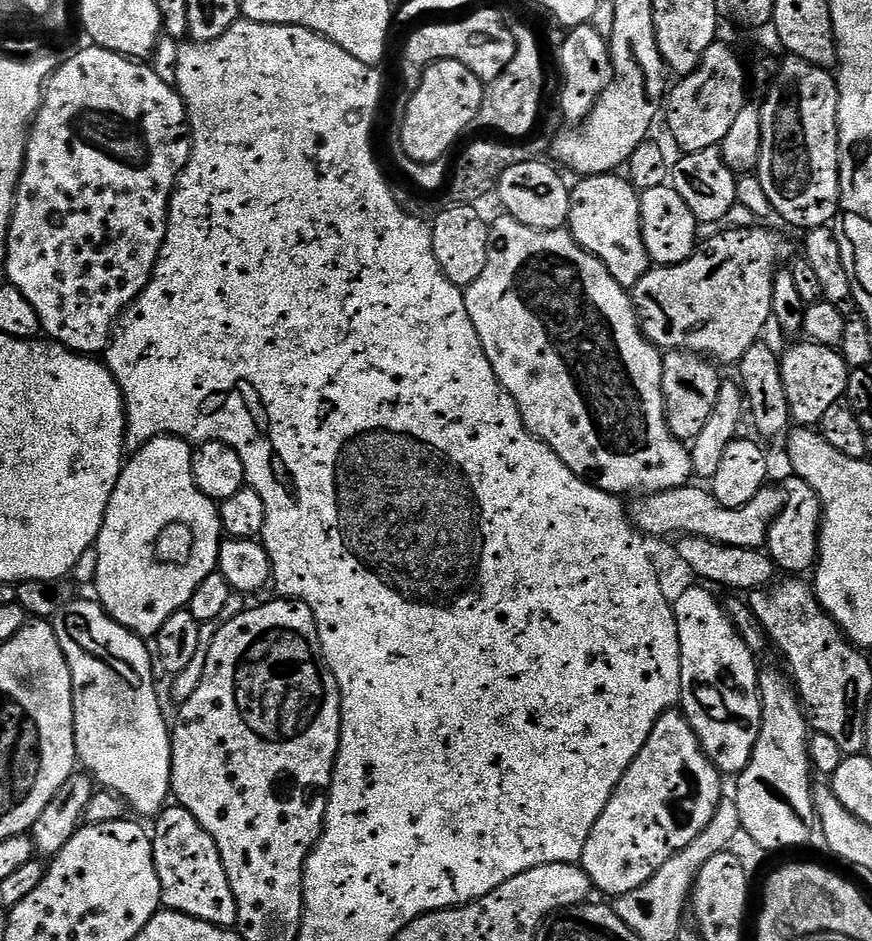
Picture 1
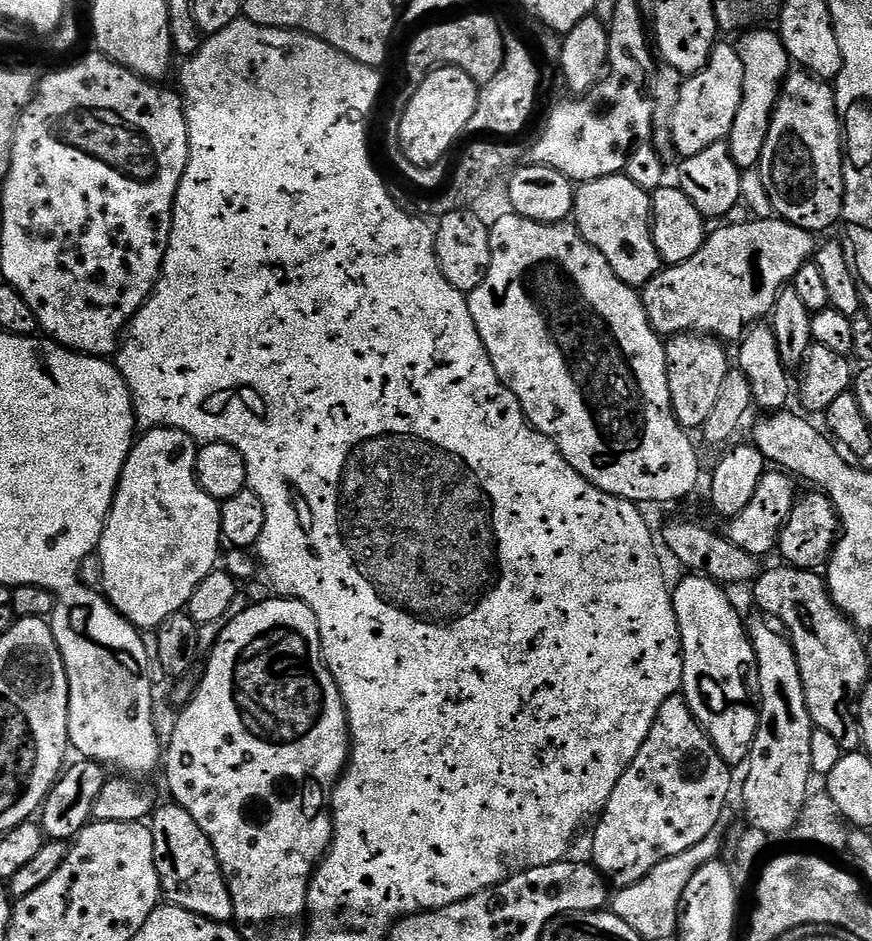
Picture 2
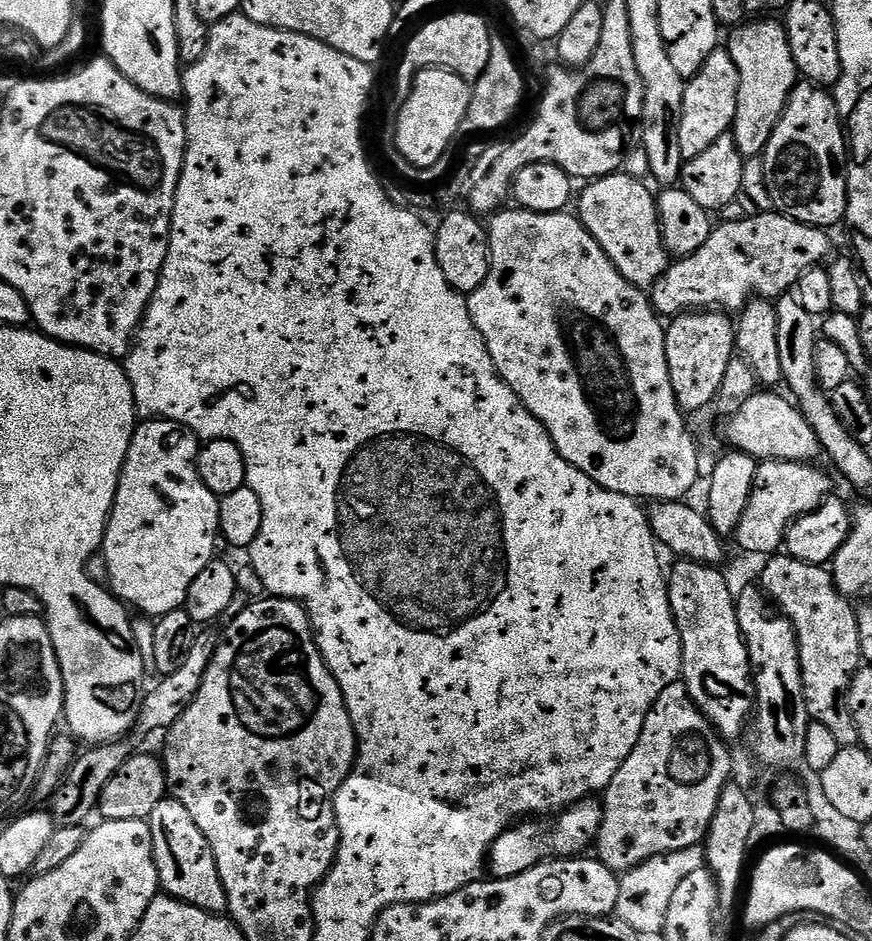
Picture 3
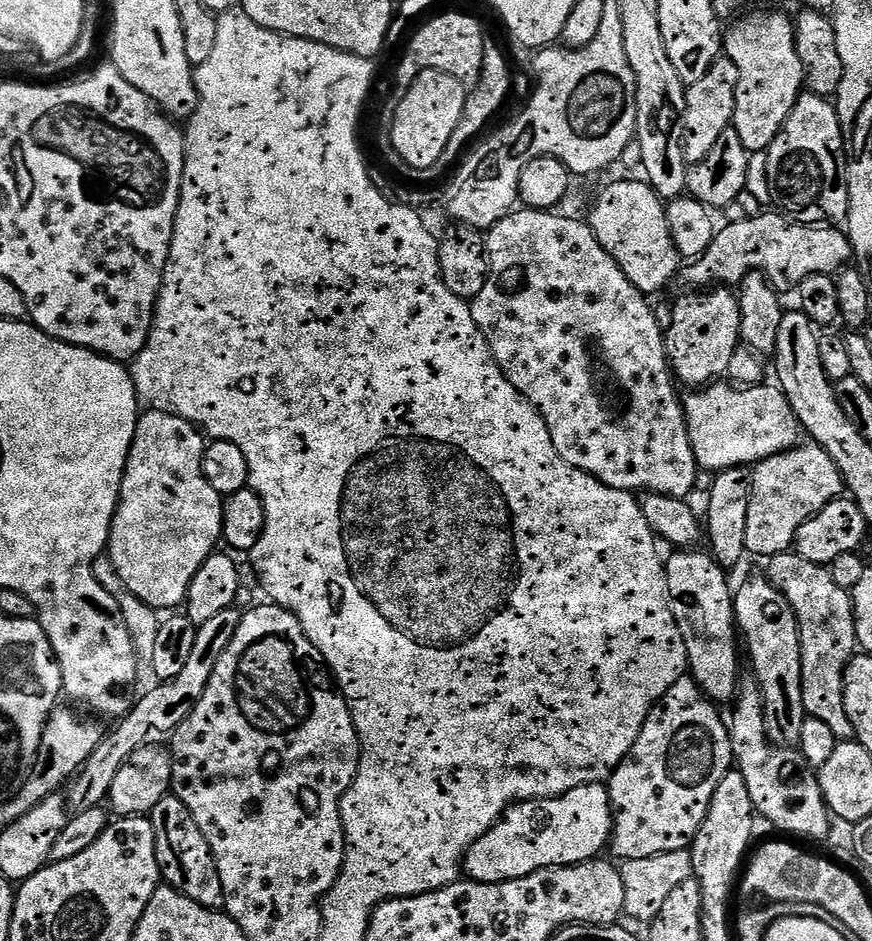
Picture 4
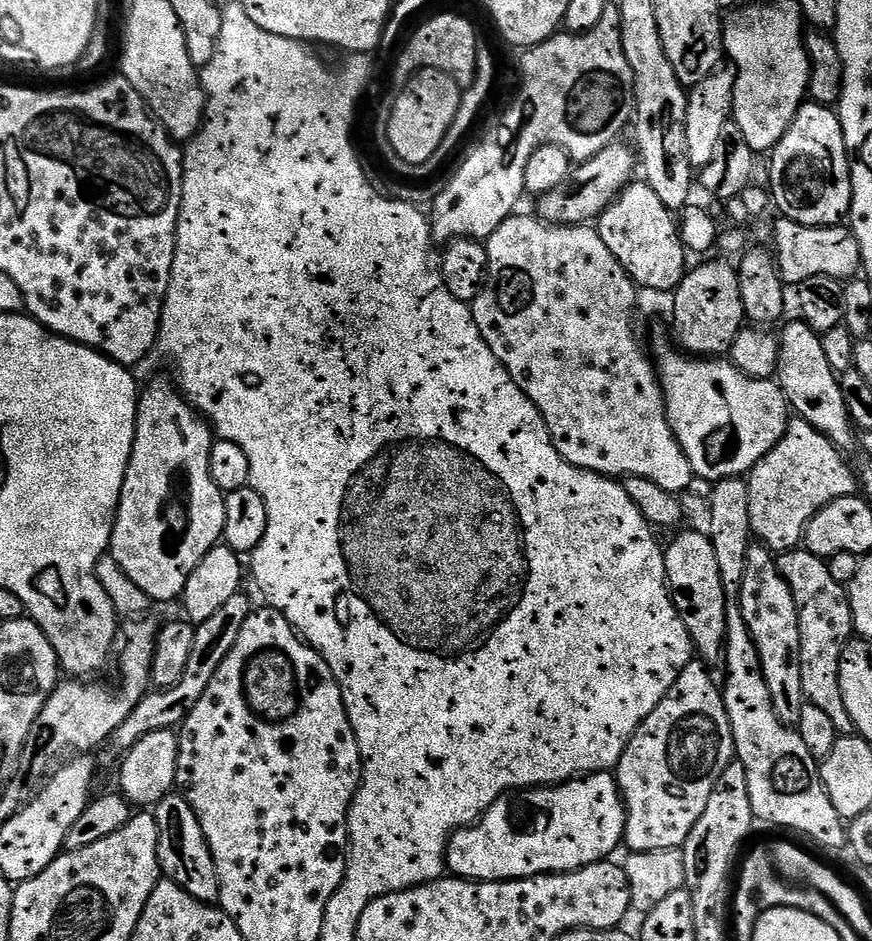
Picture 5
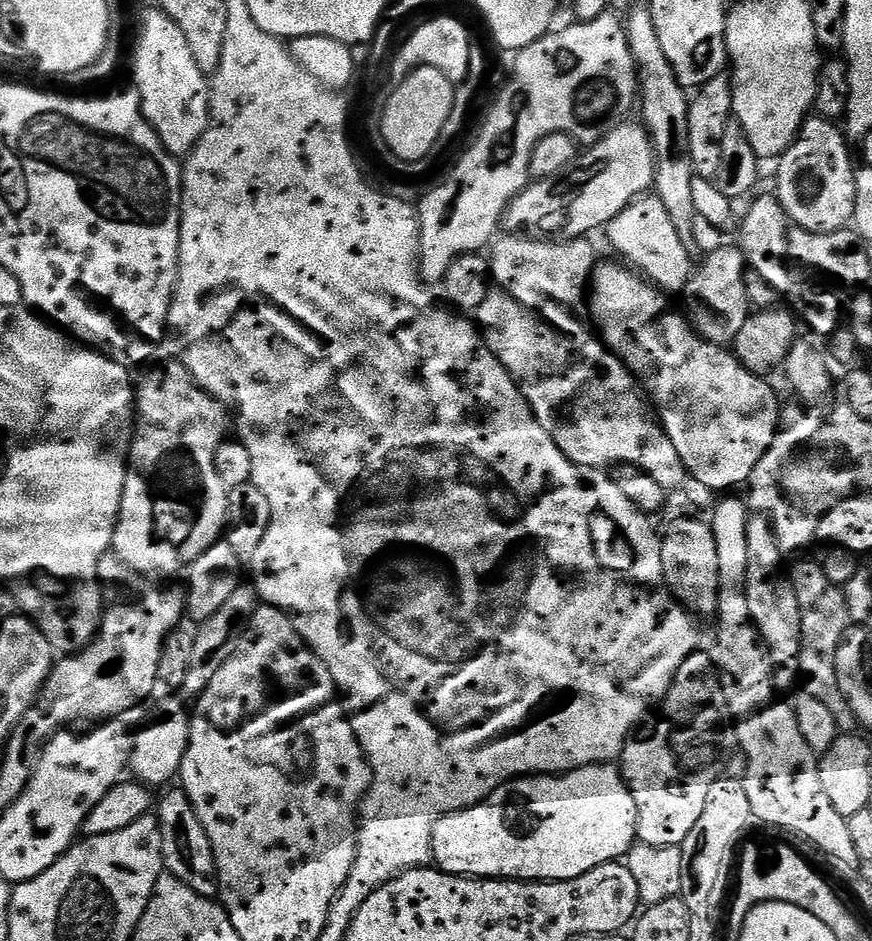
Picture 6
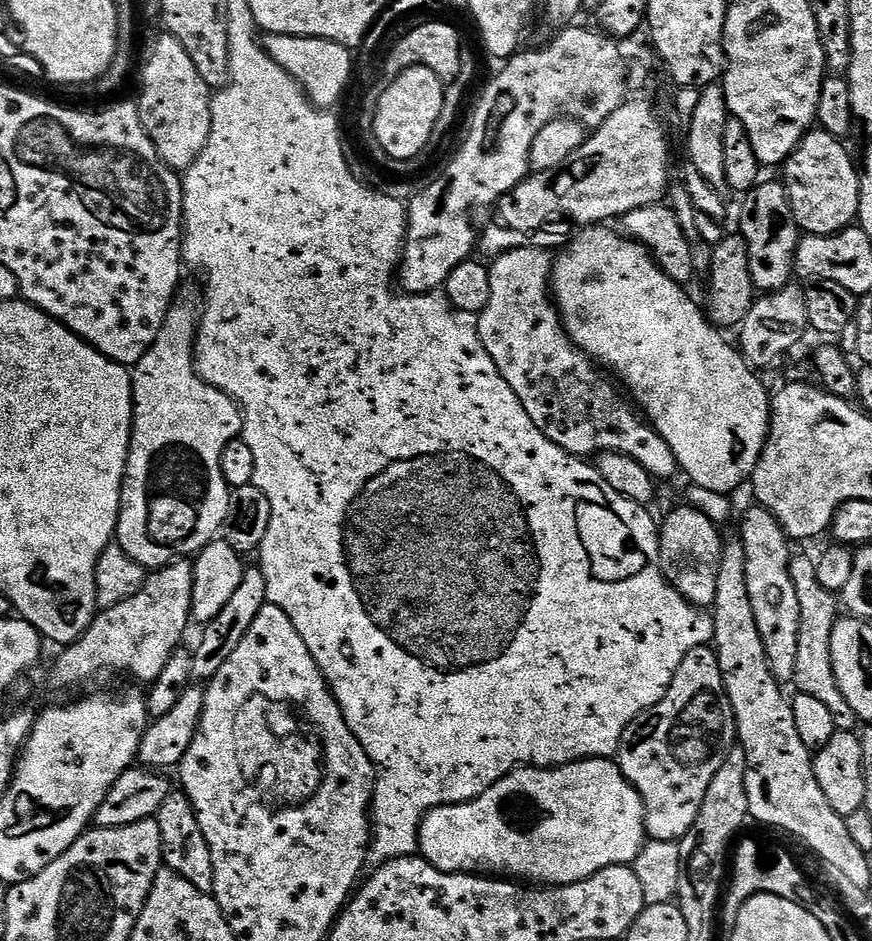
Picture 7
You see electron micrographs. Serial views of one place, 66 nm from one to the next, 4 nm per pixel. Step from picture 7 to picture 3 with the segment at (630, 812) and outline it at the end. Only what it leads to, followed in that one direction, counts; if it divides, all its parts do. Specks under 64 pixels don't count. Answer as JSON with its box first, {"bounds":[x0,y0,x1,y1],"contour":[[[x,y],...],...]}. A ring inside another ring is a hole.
{"bounds":[486,798,604,880],"contour":[[[589,798],[565,808],[563,812],[555,817],[556,825],[552,833],[540,832],[539,823],[520,822],[503,832],[502,835],[492,843],[492,850],[488,853],[486,861],[491,875],[497,880],[510,878],[530,870],[549,857],[576,858],[593,847],[596,842],[596,835],[600,833],[602,818],[604,817],[603,807],[595,799]]]}

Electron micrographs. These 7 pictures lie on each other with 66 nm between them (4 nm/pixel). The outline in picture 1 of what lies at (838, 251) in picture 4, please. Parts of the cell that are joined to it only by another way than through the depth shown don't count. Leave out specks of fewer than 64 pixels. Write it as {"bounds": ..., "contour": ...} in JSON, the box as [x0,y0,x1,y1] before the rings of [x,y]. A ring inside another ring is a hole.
{"bounds":[631,226,788,365],"contour":[[[768,226],[730,229],[707,238],[686,262],[649,267],[648,273],[631,289],[632,305],[640,320],[640,329],[652,344],[661,350],[695,352],[721,365],[739,365],[742,354],[761,339],[772,315],[772,287],[780,259],[788,252],[788,244]]]}

